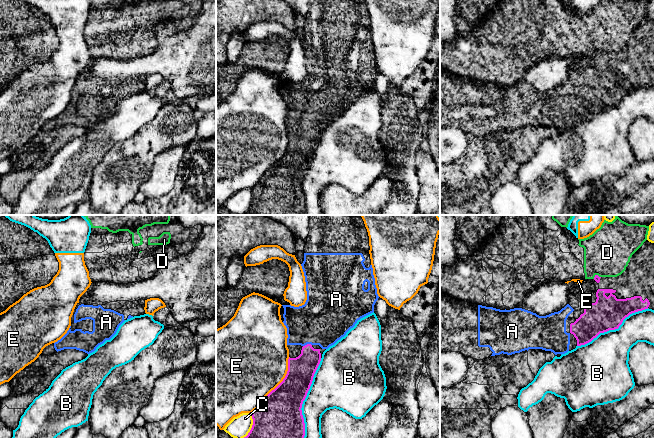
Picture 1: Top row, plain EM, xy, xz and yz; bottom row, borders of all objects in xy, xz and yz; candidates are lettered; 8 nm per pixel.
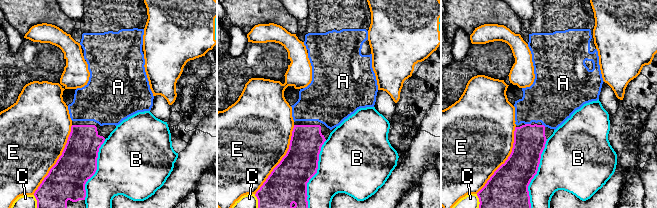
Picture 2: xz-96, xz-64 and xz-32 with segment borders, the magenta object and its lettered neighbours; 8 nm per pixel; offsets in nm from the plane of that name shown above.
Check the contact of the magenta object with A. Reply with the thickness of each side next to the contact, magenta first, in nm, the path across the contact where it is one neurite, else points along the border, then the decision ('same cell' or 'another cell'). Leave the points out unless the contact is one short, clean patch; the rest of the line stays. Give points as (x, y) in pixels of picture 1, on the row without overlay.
220/400 nm | same cell

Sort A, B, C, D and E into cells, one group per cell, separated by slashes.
A / B E / C / D

